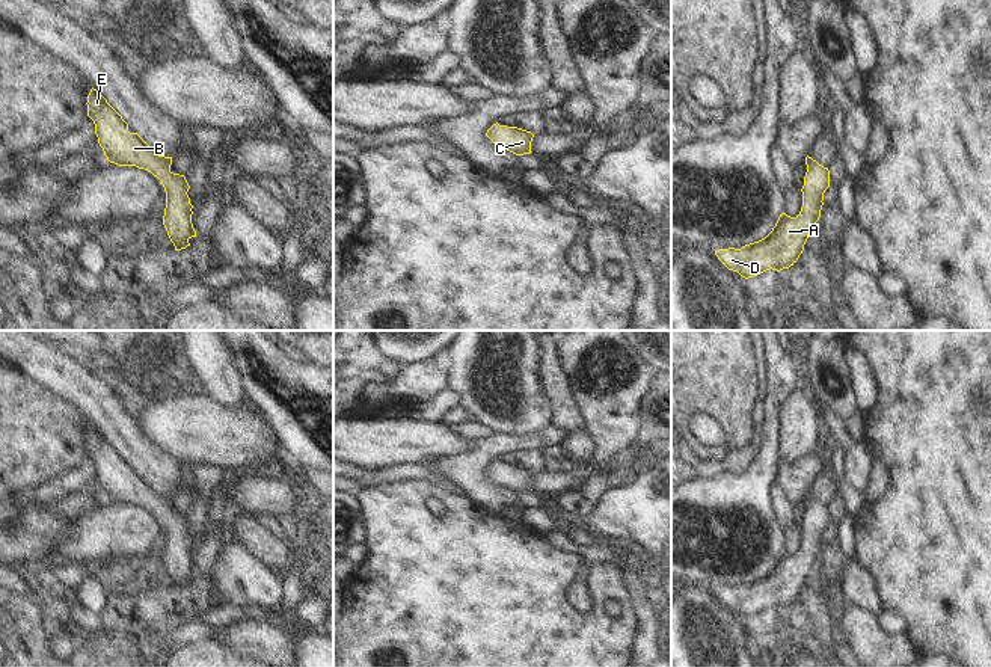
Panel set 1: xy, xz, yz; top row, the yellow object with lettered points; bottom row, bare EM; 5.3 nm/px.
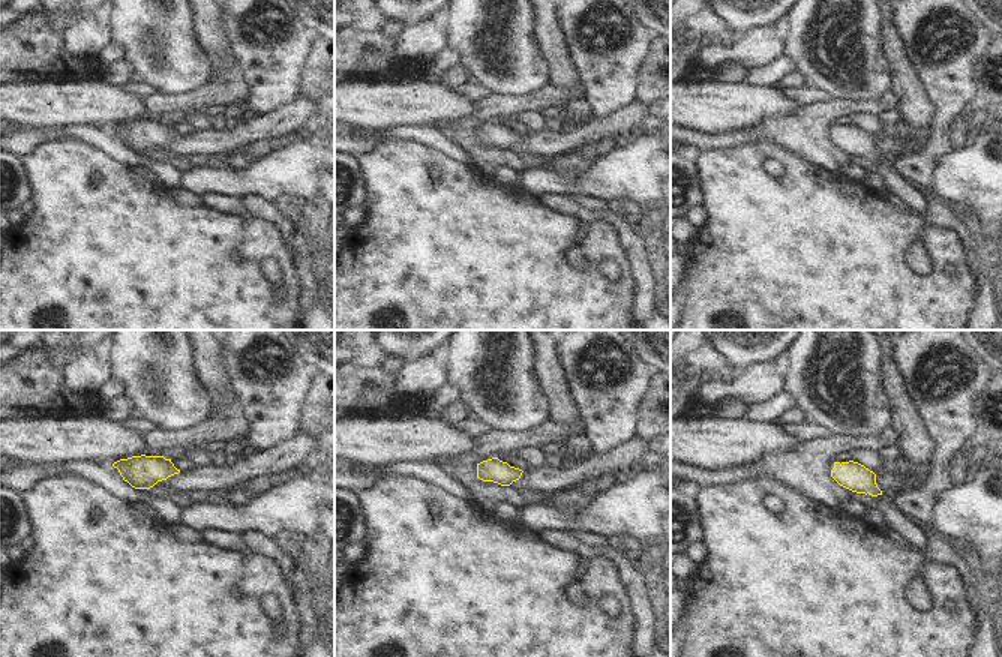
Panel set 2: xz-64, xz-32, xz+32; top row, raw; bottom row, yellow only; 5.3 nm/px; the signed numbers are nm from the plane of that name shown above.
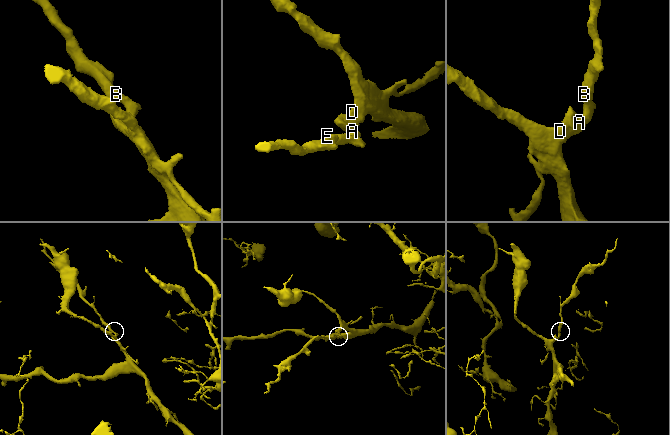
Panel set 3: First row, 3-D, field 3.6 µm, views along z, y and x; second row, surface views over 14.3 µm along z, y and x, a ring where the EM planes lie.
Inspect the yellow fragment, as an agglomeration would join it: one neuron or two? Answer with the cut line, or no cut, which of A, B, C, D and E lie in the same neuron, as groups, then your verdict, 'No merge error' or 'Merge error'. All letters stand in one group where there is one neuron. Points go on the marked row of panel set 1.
No split. Groups: A B C D E. No merge error.

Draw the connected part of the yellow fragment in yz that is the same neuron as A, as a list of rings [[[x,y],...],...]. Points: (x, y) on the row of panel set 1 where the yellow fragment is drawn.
[[[805,157],[807,172],[804,177],[802,207],[796,217],[790,217],[786,213],[780,214],[772,231],[762,240],[742,246],[741,249],[729,247],[715,251],[718,260],[733,272],[738,272],[742,278],[748,279],[757,276],[769,269],[783,270],[793,266],[804,251],[804,244],[808,238],[812,228],[821,217],[824,205],[824,193],[830,187],[830,171],[824,168],[812,157]]]

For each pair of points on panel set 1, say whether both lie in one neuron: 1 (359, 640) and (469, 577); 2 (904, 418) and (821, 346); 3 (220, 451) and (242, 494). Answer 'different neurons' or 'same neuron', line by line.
1: same neuron
2: different neurons
3: different neurons

